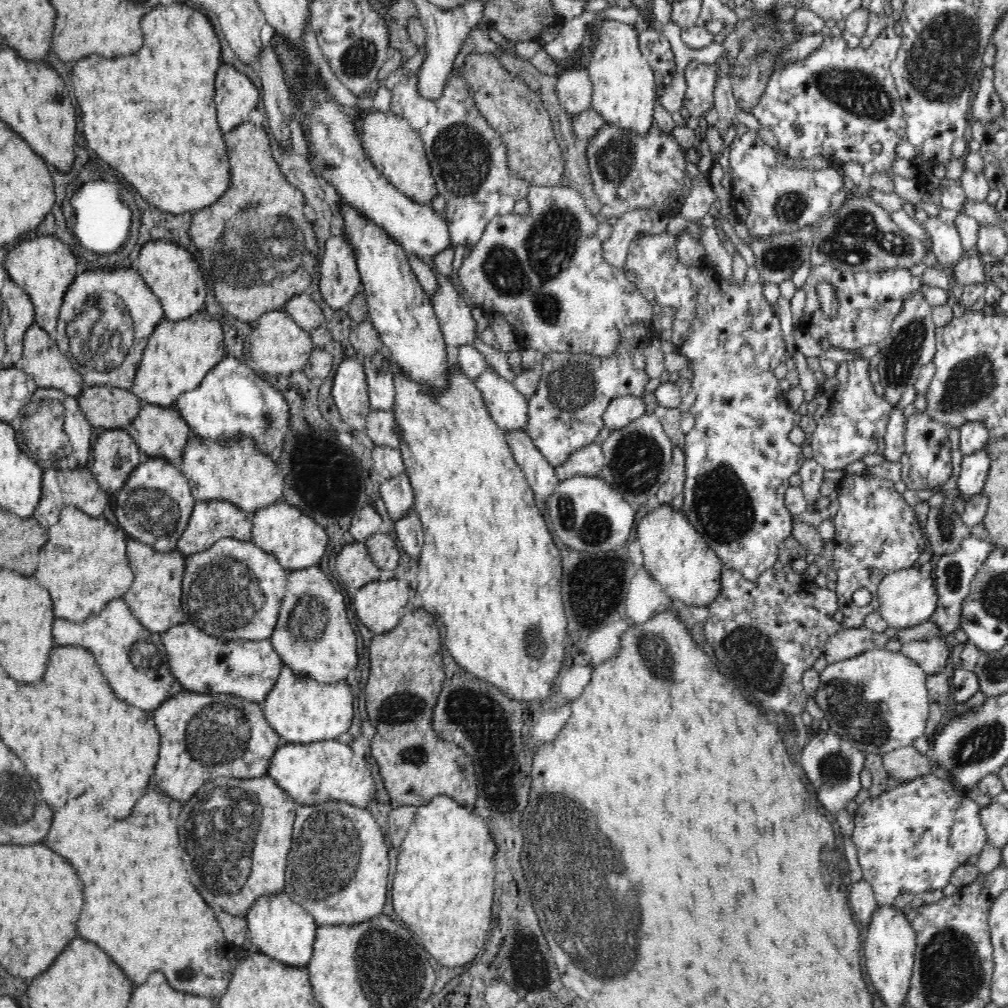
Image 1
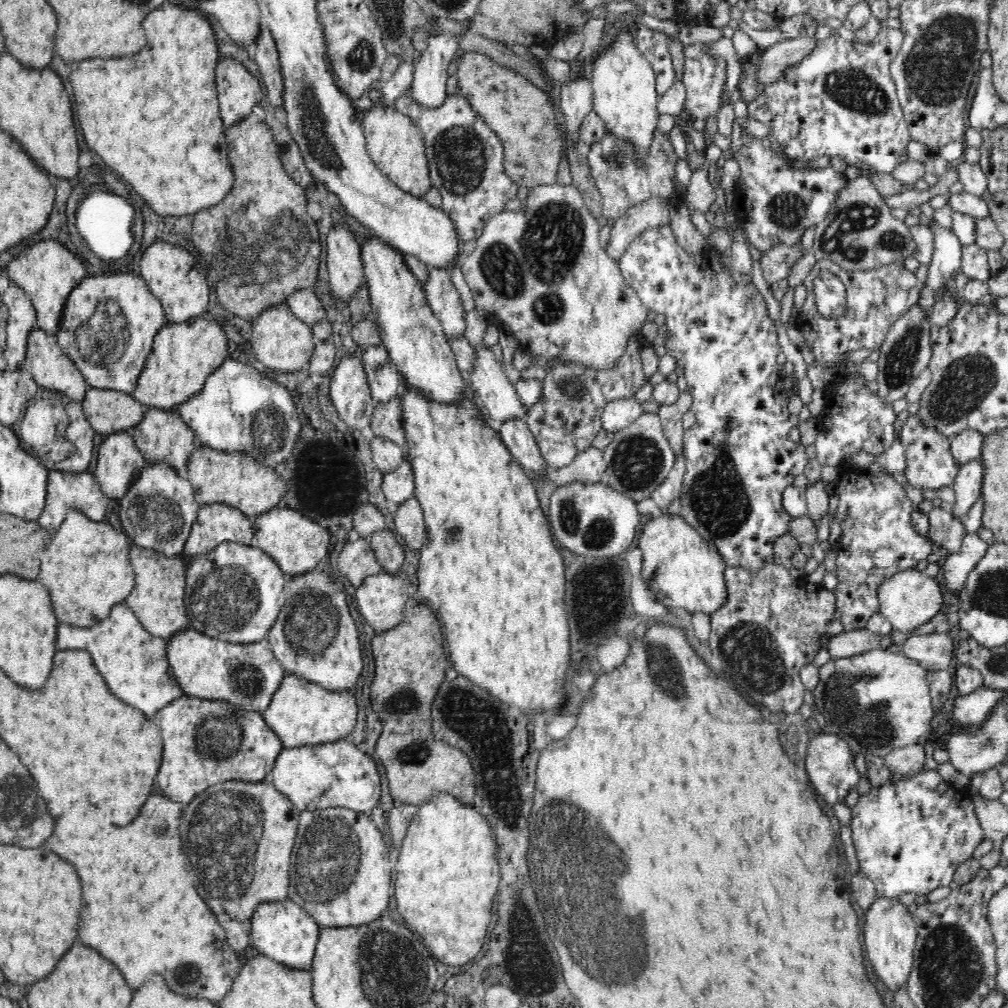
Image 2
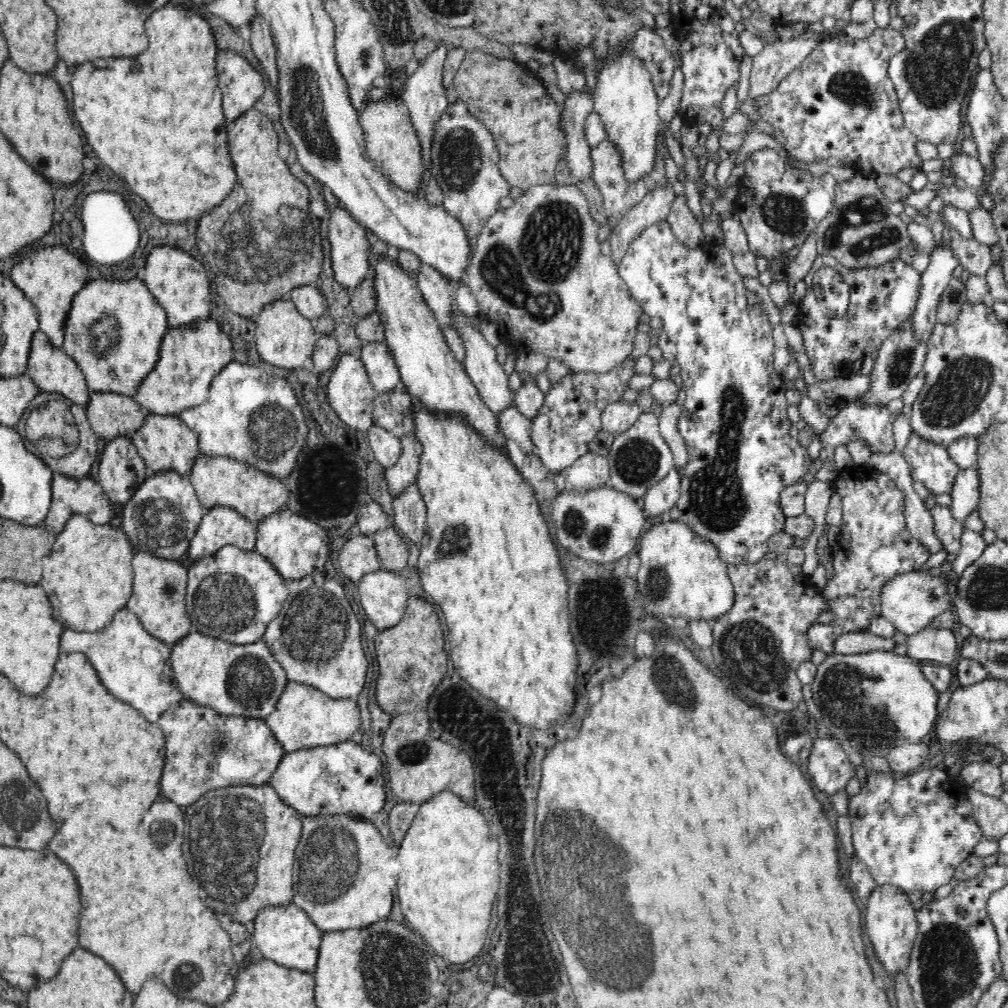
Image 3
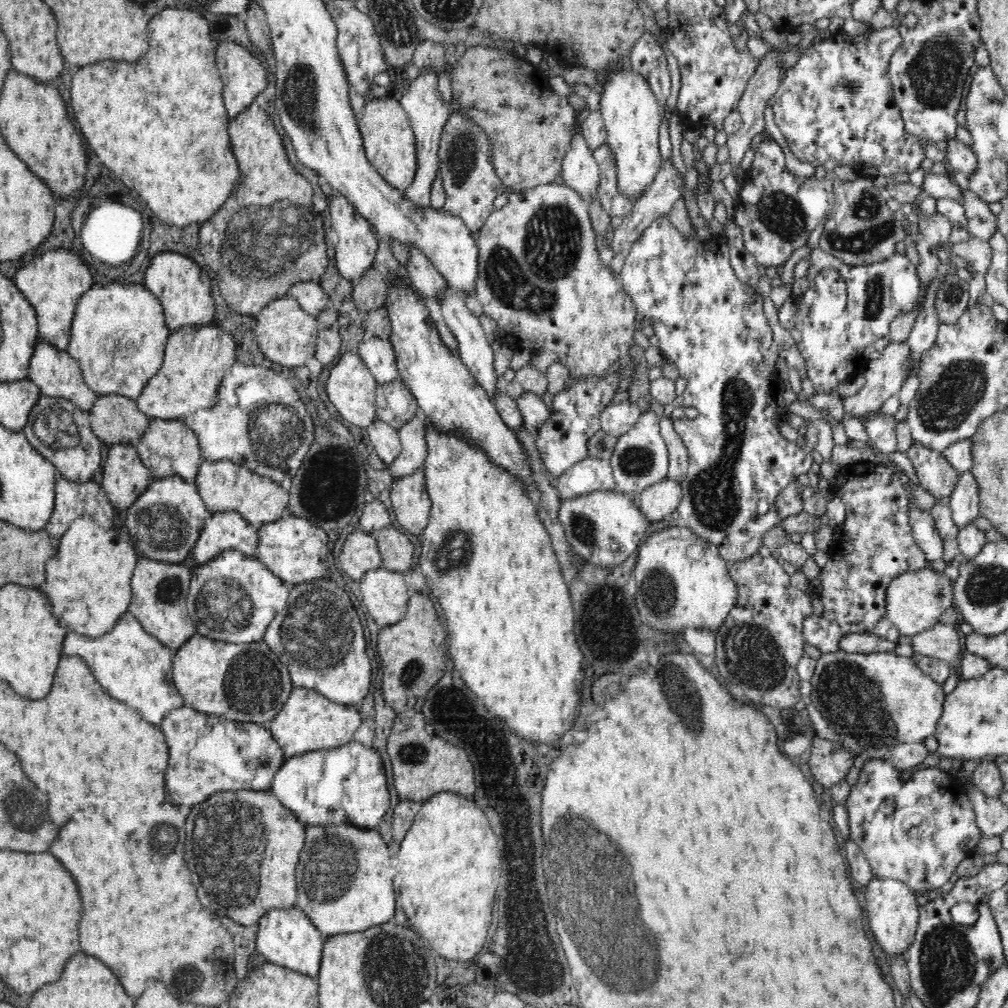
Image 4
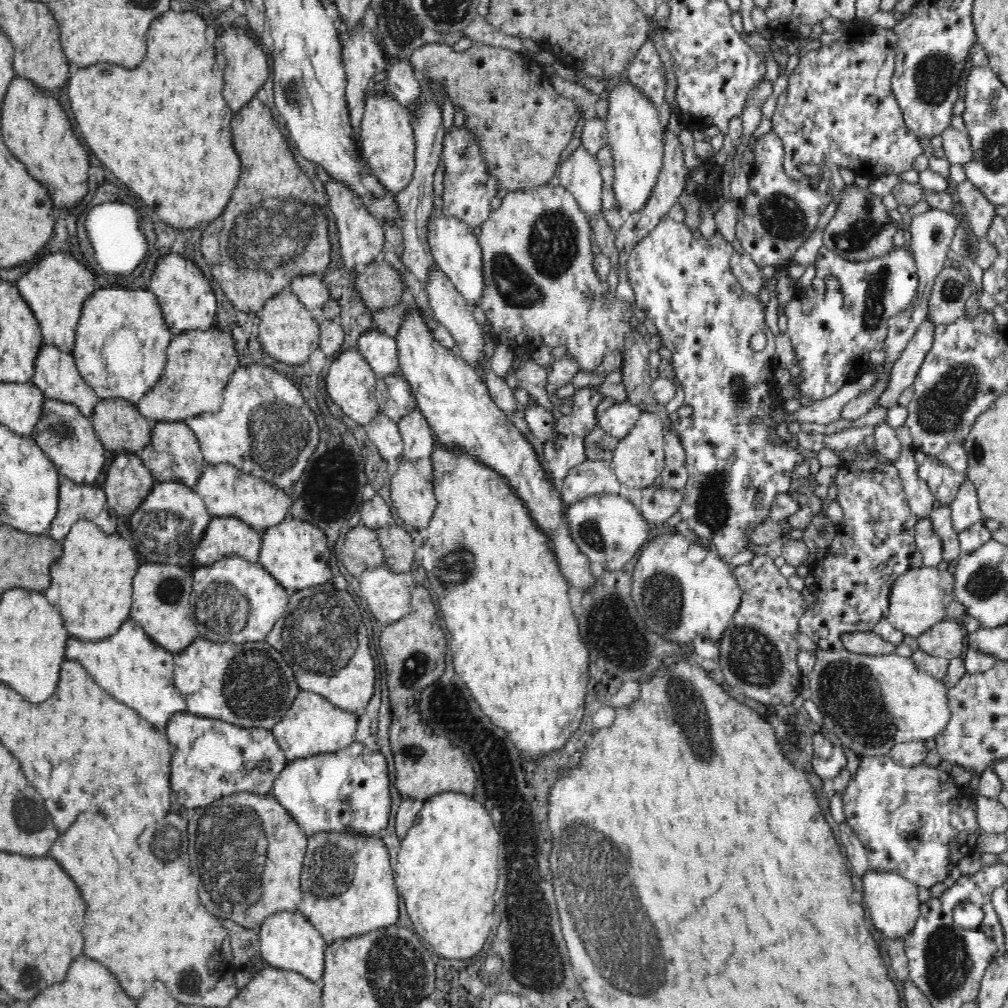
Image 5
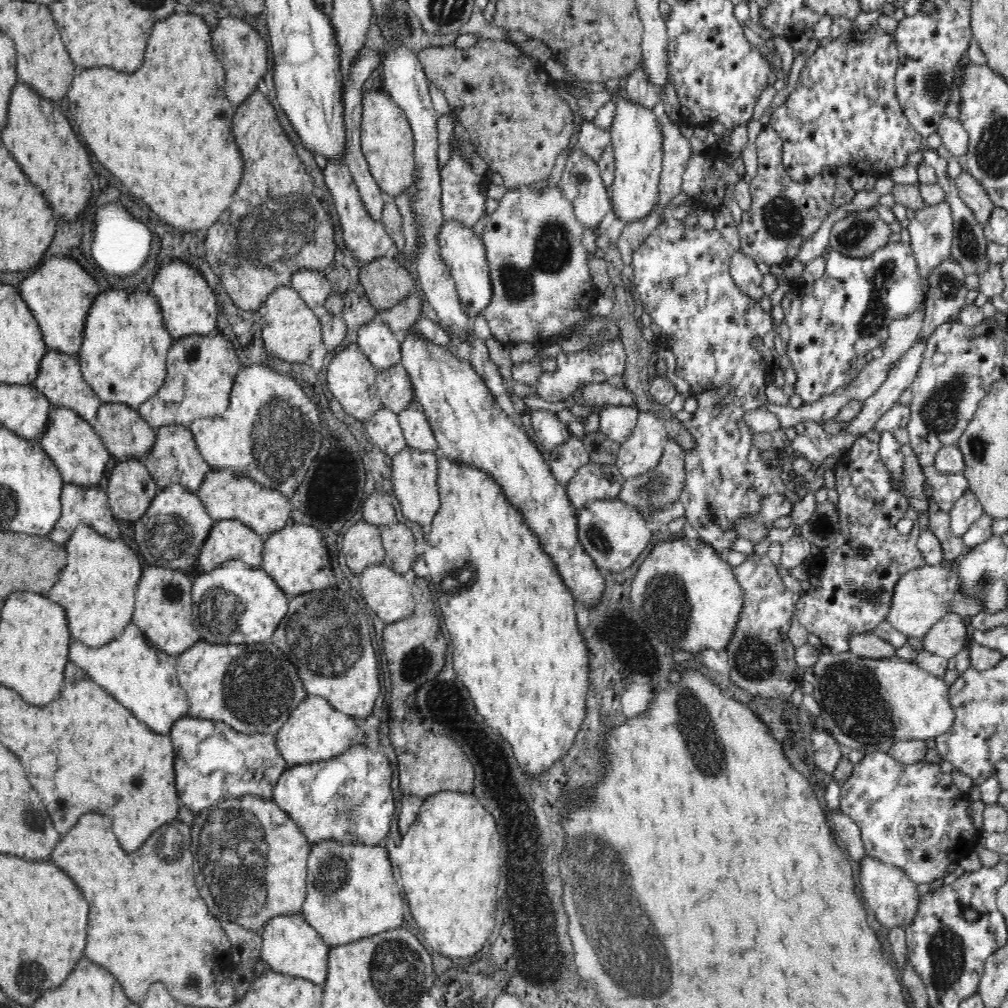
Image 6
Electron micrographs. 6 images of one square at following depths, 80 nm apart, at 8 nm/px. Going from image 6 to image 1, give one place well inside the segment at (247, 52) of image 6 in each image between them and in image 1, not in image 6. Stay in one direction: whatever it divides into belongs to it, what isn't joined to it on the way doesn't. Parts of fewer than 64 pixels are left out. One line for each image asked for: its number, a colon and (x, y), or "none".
1: (236, 96)
2: (239, 91)
3: (241, 85)
4: (244, 78)
5: (245, 67)

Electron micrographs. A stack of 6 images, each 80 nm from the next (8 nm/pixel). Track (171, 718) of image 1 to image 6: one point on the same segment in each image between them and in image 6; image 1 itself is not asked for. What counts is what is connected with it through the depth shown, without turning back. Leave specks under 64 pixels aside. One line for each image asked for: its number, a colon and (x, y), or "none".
2: (205, 743)
3: (205, 750)
4: (207, 753)
5: (210, 758)
6: (212, 762)

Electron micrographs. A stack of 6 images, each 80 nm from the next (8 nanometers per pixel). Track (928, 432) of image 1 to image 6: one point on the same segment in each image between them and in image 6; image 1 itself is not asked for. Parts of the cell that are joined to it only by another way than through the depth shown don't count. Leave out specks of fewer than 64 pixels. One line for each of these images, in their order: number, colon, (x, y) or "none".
2: (929, 462)
3: (930, 463)
4: (936, 475)
5: (944, 482)
6: (946, 489)

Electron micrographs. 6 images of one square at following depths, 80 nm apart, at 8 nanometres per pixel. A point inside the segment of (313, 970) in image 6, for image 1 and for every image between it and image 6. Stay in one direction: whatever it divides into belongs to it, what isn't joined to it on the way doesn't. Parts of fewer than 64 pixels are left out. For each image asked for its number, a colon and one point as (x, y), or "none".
1: (279, 927)
2: (282, 930)
3: (285, 934)
4: (285, 937)
5: (287, 940)

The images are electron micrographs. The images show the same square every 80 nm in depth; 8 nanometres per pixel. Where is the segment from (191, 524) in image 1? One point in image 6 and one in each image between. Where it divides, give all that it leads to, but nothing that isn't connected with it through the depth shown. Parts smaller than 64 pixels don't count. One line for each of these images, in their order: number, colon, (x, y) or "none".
2: (216, 523)
3: (220, 526)
4: (227, 530)
5: (224, 536)
6: (229, 540)

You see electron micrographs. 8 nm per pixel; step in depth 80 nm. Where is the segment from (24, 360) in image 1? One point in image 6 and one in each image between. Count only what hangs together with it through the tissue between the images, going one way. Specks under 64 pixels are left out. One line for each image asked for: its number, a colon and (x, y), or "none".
2: (44, 360)
3: (52, 370)
4: (54, 371)
5: (55, 373)
6: (60, 380)

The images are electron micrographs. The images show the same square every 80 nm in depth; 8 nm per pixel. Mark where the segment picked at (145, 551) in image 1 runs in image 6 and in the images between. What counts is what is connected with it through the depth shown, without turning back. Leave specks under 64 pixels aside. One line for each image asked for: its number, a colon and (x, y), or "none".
2: (158, 598)
3: (159, 585)
4: (159, 589)
5: (160, 605)
6: (162, 605)

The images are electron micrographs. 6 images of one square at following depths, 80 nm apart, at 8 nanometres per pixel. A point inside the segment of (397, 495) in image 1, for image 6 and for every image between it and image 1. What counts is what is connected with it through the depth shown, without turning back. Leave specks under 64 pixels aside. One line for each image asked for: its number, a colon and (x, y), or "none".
2: (398, 486)
3: (404, 472)
4: (412, 435)
5: (417, 436)
6: (416, 429)

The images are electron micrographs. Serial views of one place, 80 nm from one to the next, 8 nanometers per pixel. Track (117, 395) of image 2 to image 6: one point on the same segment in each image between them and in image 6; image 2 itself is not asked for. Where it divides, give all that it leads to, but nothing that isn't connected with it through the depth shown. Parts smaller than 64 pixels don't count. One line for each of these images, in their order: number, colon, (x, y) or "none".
3: (111, 415)
4: (115, 419)
5: (118, 424)
6: (126, 435)

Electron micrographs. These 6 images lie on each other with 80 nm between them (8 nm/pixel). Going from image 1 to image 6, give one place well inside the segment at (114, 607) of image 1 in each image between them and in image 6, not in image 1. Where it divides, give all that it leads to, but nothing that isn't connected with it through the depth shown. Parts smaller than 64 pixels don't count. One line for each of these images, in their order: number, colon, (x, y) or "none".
2: (134, 664)
3: (134, 666)
4: (134, 667)
5: (129, 665)
6: (140, 676)

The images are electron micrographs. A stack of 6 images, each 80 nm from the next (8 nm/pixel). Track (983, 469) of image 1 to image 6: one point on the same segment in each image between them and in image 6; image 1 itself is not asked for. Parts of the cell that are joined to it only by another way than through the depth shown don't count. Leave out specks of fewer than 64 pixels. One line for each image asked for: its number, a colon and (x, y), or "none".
2: (968, 481)
3: (965, 494)
4: (964, 502)
5: (965, 511)
6: (967, 509)

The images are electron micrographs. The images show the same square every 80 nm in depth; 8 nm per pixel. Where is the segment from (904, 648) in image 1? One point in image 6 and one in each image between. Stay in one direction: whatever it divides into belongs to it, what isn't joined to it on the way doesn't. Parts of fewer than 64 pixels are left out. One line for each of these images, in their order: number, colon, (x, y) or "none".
2: (932, 651)
3: (939, 645)
4: (942, 641)
5: (945, 639)
6: (947, 637)

